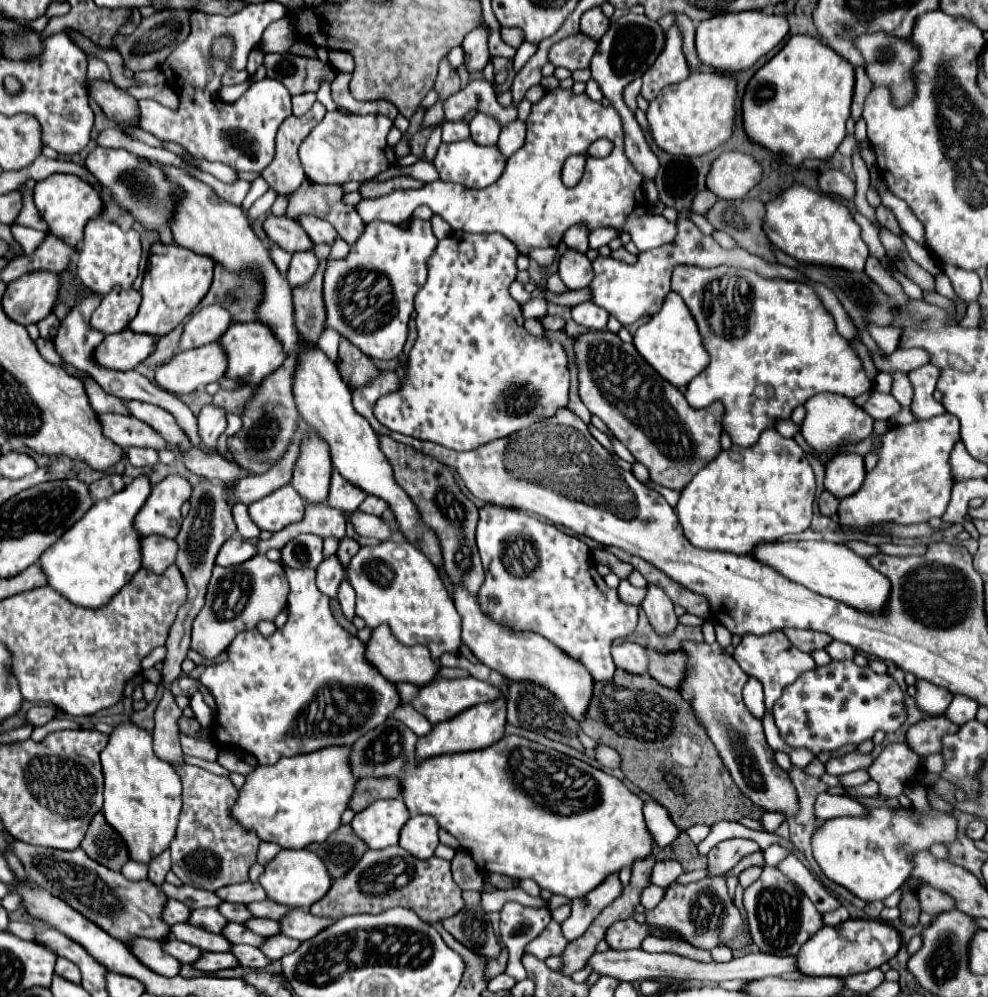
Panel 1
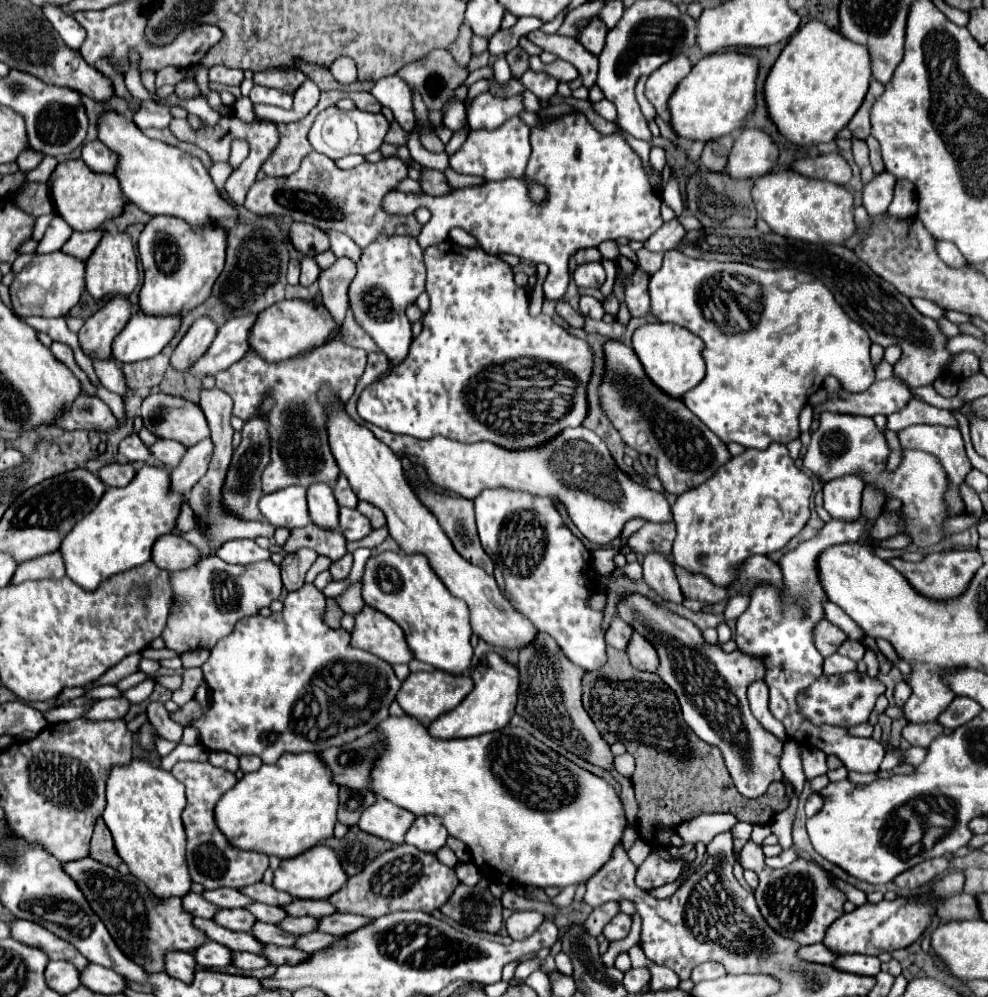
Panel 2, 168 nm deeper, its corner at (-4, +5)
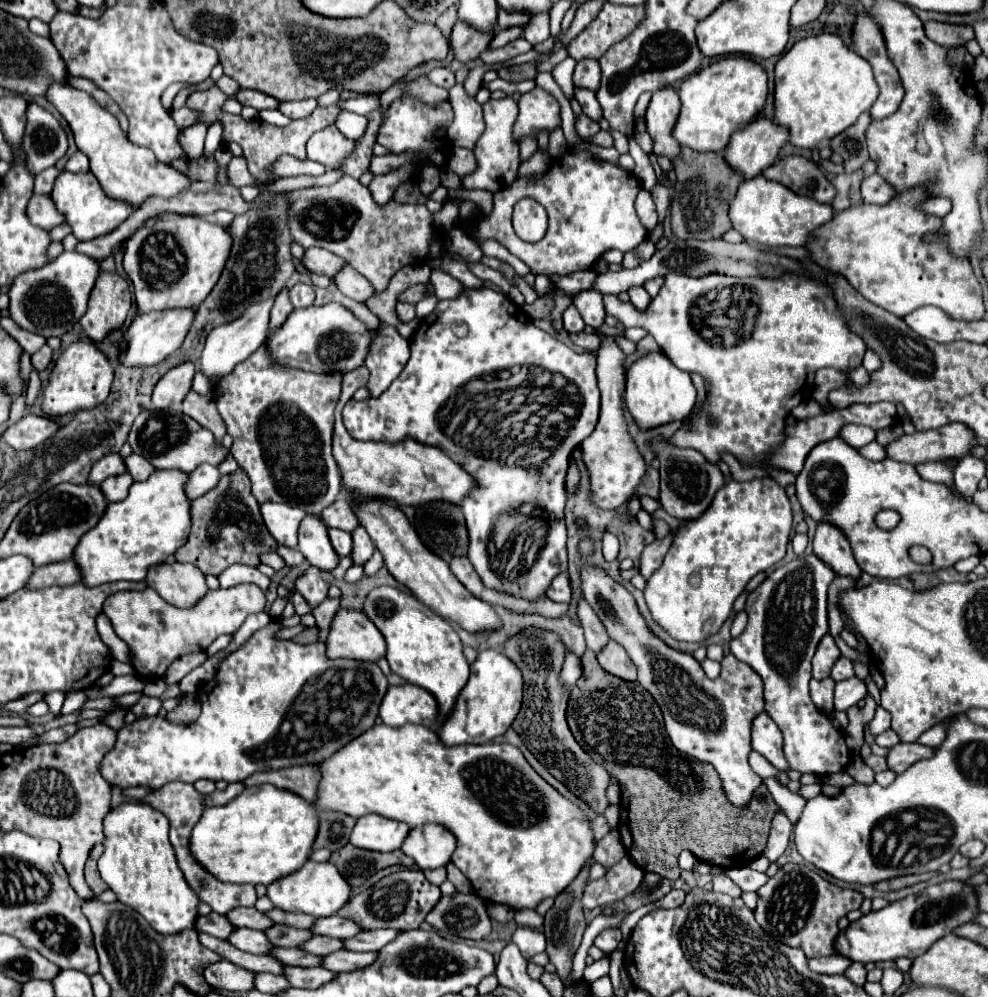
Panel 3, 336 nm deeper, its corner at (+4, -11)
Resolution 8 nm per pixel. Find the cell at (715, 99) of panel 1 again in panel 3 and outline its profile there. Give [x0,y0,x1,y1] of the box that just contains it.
[674,56,768,152]

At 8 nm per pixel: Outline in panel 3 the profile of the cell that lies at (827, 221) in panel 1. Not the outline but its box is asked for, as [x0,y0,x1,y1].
[728,174,834,246]

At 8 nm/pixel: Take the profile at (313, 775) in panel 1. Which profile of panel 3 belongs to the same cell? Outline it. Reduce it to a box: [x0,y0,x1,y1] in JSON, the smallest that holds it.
[190,784,318,884]

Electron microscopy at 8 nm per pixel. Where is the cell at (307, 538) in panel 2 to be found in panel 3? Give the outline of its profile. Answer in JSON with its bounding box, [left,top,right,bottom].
[296,568,328,608]

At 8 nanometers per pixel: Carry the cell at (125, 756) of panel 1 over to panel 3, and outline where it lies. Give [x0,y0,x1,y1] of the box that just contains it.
[98,802,200,934]

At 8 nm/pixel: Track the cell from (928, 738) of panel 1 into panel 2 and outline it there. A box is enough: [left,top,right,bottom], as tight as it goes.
[902,722,952,748]

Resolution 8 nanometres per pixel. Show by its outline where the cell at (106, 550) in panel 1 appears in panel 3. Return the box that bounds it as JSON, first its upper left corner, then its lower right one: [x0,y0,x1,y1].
[74,470,192,586]

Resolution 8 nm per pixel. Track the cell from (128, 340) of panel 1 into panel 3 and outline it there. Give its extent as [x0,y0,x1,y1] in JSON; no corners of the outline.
[120,308,196,366]

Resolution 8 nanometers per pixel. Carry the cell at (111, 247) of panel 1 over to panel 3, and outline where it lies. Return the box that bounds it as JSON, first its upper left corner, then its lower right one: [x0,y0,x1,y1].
[80,272,132,344]

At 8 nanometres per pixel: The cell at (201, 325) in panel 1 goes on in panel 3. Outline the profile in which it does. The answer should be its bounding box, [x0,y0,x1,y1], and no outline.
[152,364,196,410]

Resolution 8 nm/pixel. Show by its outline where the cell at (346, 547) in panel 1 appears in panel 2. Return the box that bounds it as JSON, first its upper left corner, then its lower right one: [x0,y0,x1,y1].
[330,554,352,580]

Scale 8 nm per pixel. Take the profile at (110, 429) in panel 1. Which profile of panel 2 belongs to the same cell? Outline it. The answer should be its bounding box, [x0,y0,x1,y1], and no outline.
[56,396,118,432]

